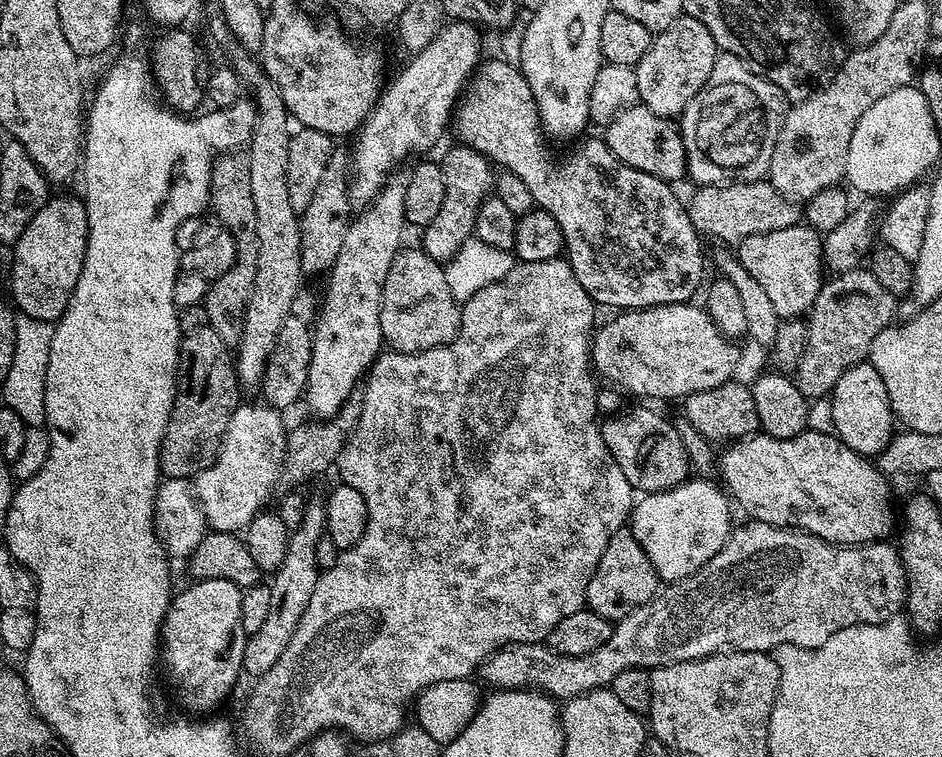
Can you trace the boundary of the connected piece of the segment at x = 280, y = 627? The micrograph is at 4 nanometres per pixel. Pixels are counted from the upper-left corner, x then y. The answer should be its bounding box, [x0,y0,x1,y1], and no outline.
[242,503,326,678]

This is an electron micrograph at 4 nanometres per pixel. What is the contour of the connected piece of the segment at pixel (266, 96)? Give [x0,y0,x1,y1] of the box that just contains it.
[208,2,300,389]

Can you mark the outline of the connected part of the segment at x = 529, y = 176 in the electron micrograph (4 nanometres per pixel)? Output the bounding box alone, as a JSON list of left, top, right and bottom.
[454,59,705,310]

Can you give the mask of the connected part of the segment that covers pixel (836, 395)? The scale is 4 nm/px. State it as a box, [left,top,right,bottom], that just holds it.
[830,362,894,457]

